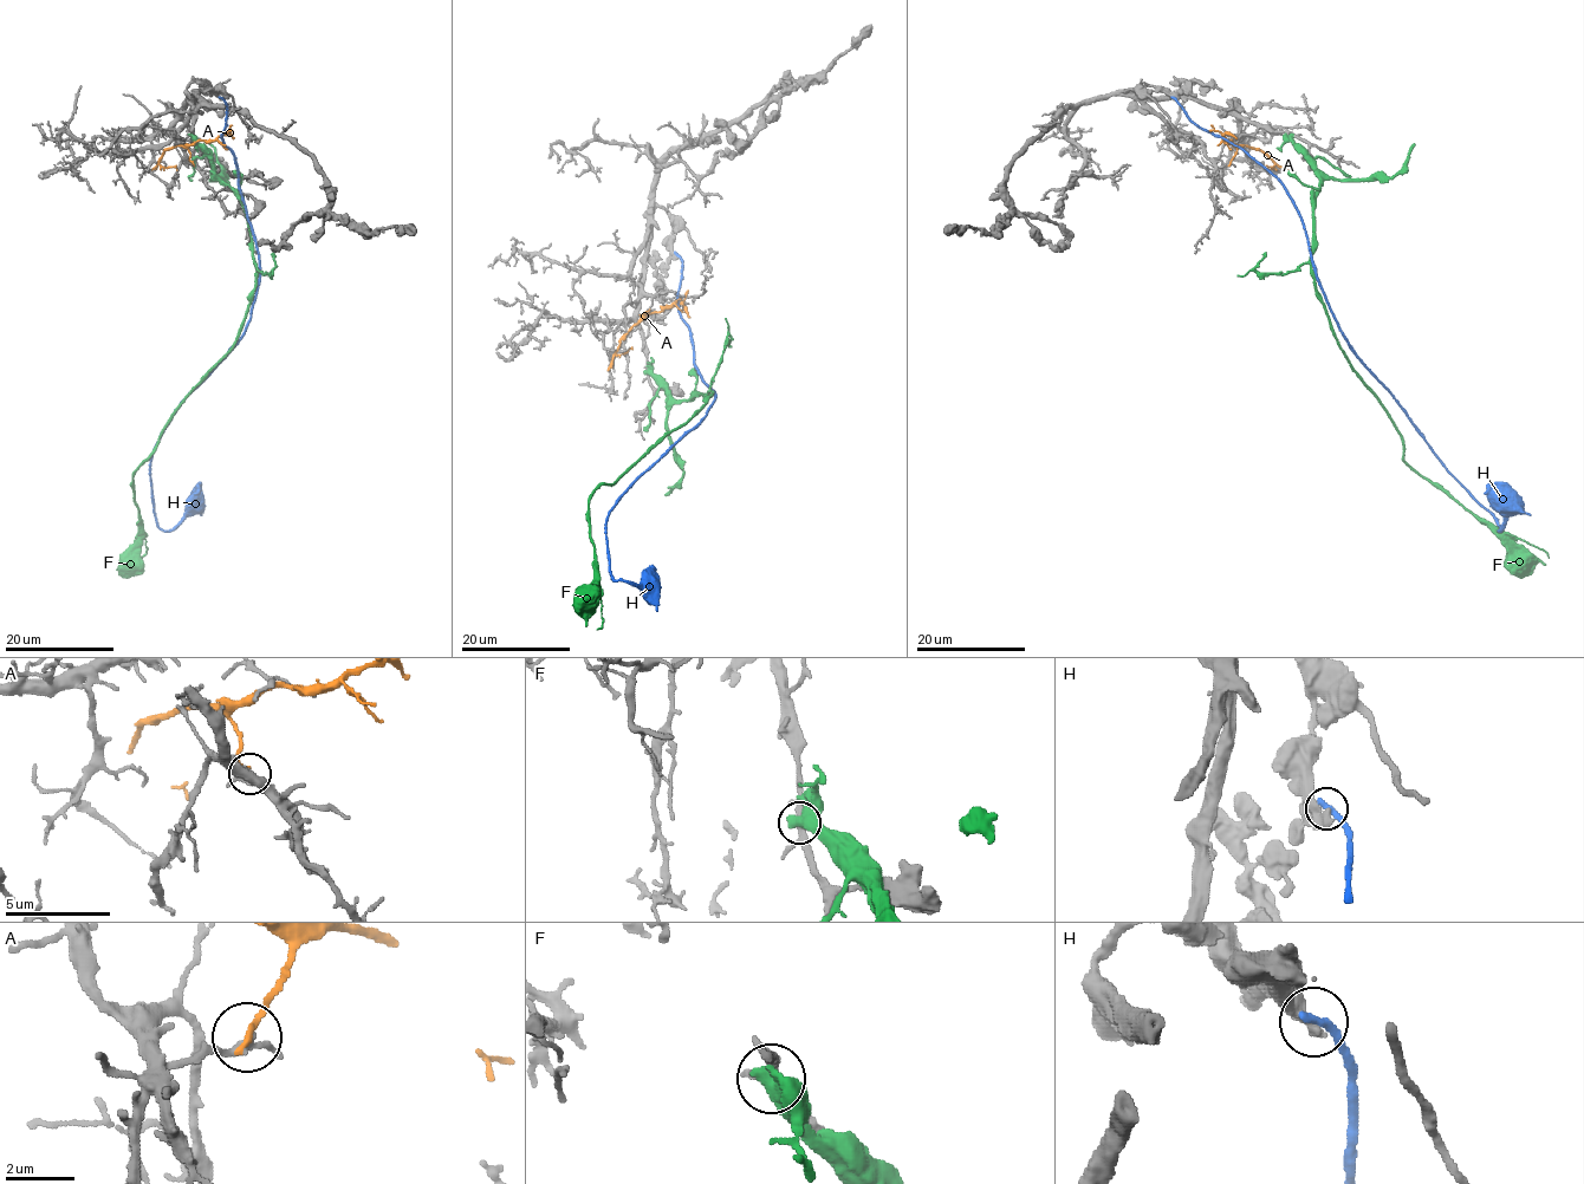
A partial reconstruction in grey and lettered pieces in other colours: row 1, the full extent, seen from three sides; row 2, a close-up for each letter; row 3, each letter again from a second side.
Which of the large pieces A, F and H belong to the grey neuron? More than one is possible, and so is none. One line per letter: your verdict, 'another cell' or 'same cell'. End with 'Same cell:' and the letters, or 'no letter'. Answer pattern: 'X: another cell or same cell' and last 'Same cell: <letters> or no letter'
A: another cell
F: another cell
H: another cell
Same cell: no letter

